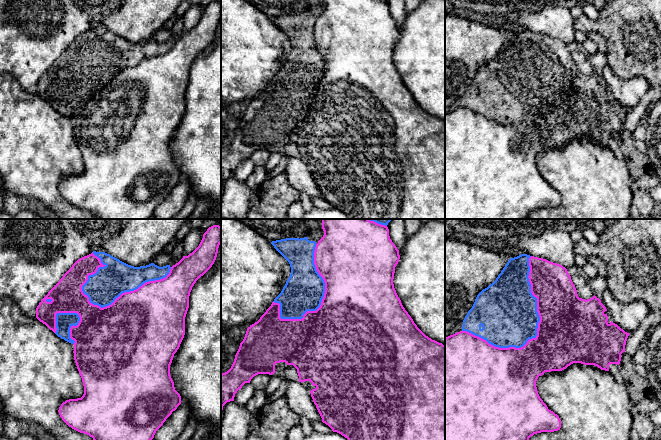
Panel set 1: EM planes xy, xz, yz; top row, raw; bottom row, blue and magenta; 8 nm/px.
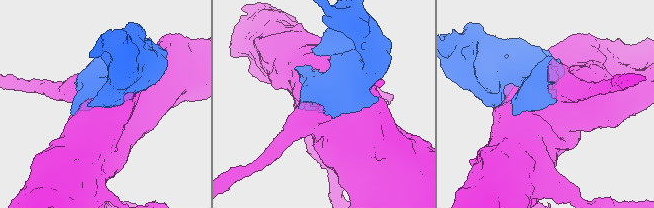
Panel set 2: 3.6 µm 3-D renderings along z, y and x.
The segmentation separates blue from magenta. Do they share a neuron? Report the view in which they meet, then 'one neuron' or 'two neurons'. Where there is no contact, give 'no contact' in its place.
yz | one neuron

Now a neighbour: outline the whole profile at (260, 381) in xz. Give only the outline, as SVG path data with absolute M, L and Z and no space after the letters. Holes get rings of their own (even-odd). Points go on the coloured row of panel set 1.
M258 374L251 379L250 383L255 389L264 390L268 385L270 376L269 374Z

